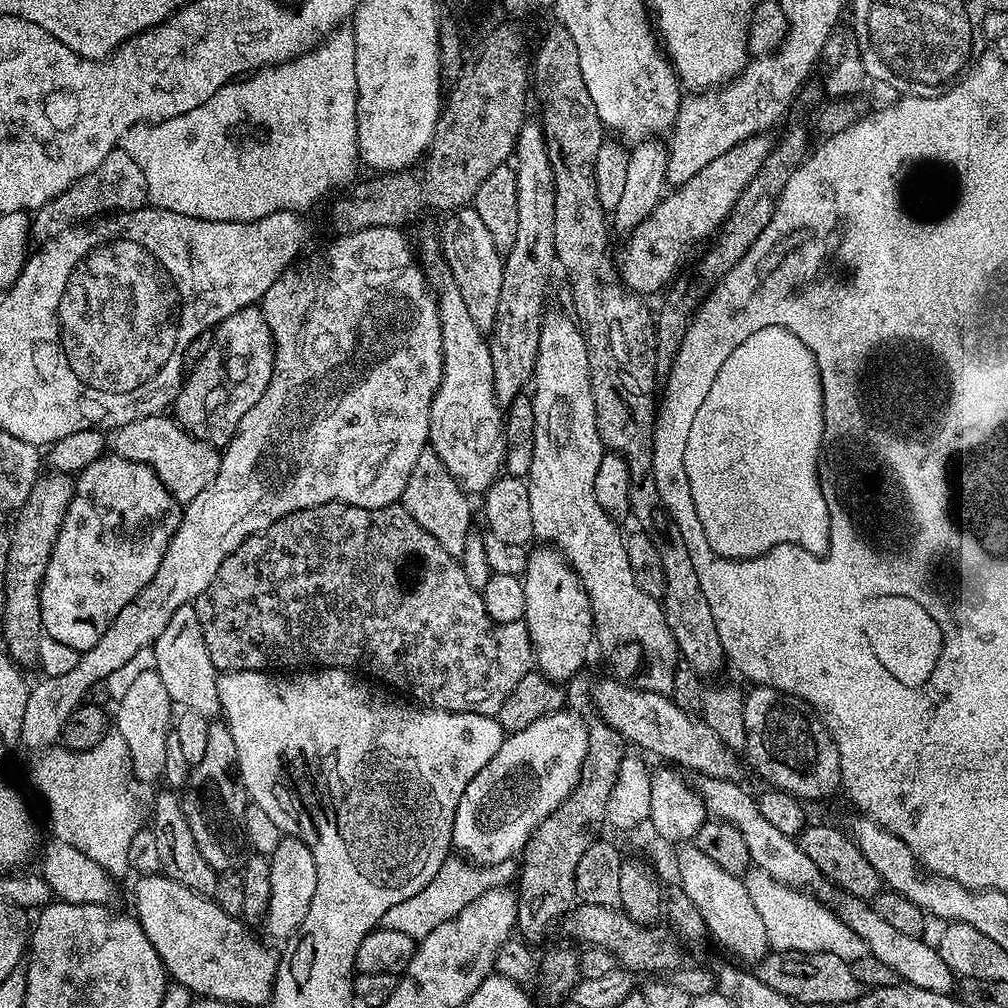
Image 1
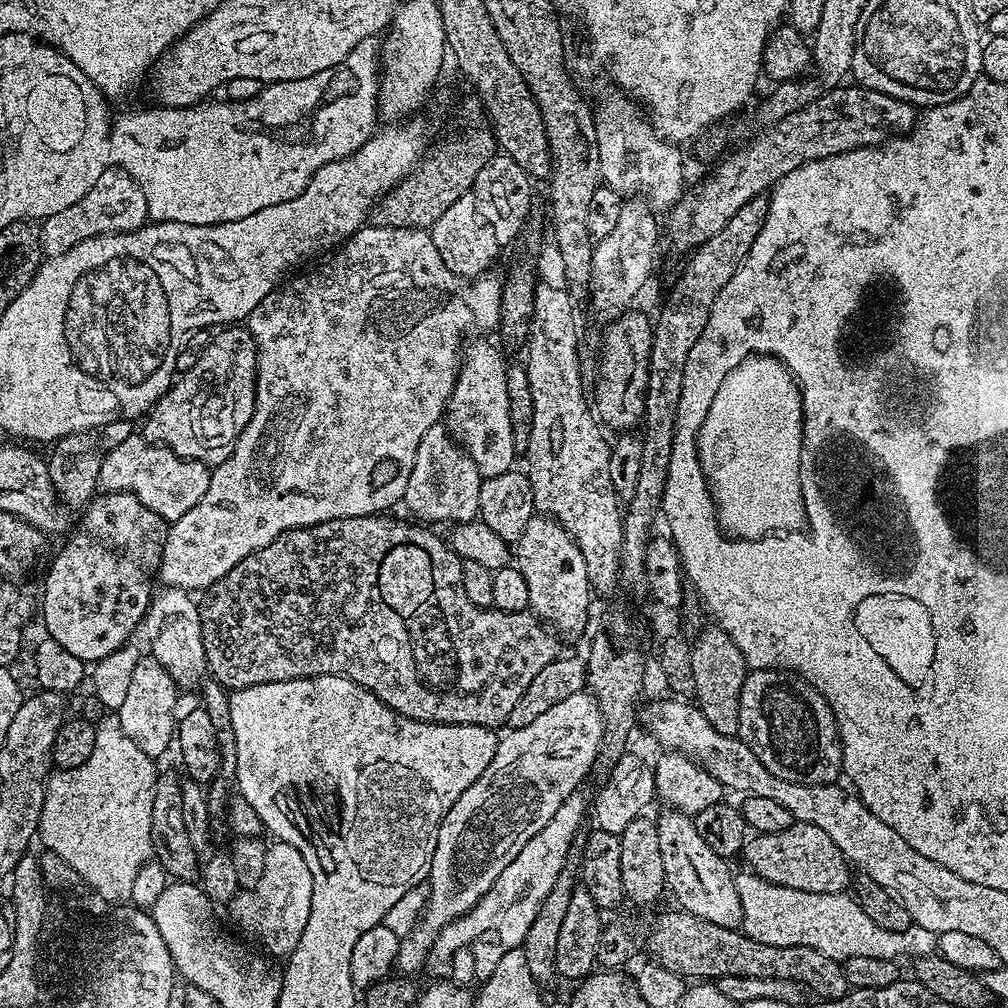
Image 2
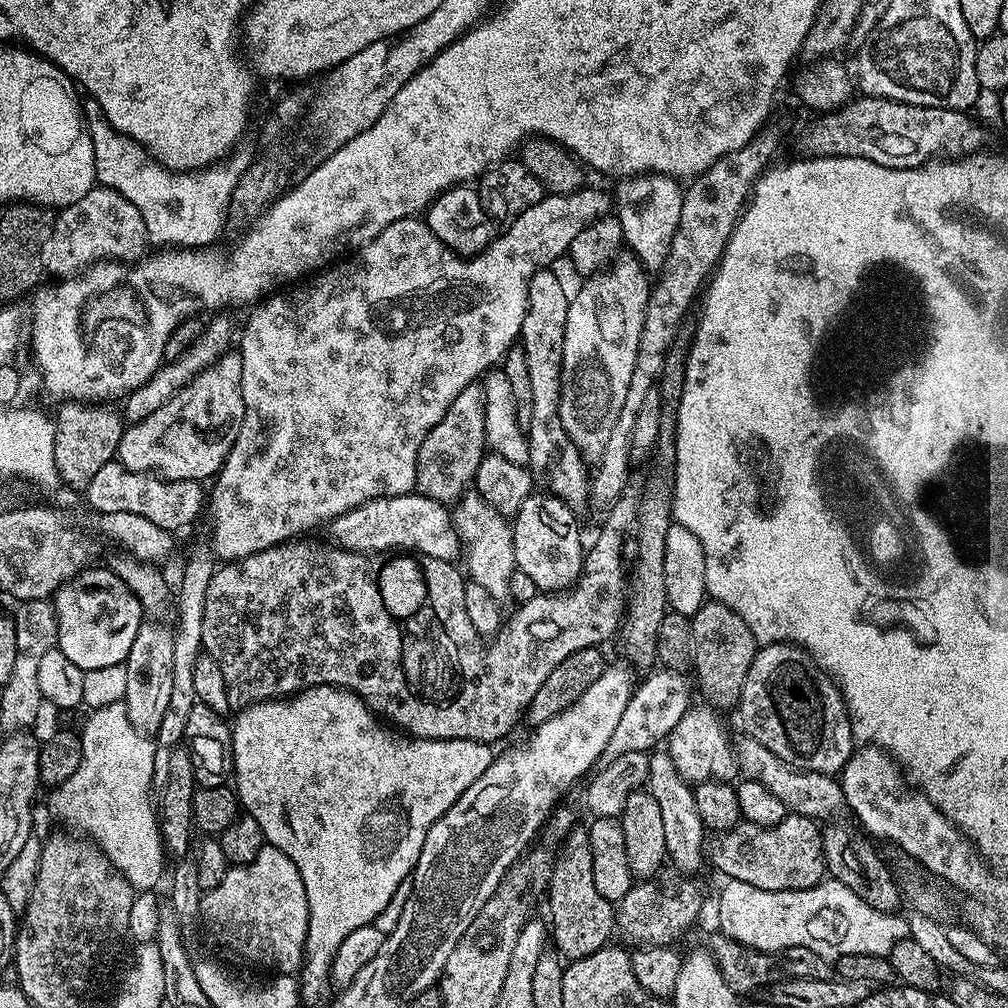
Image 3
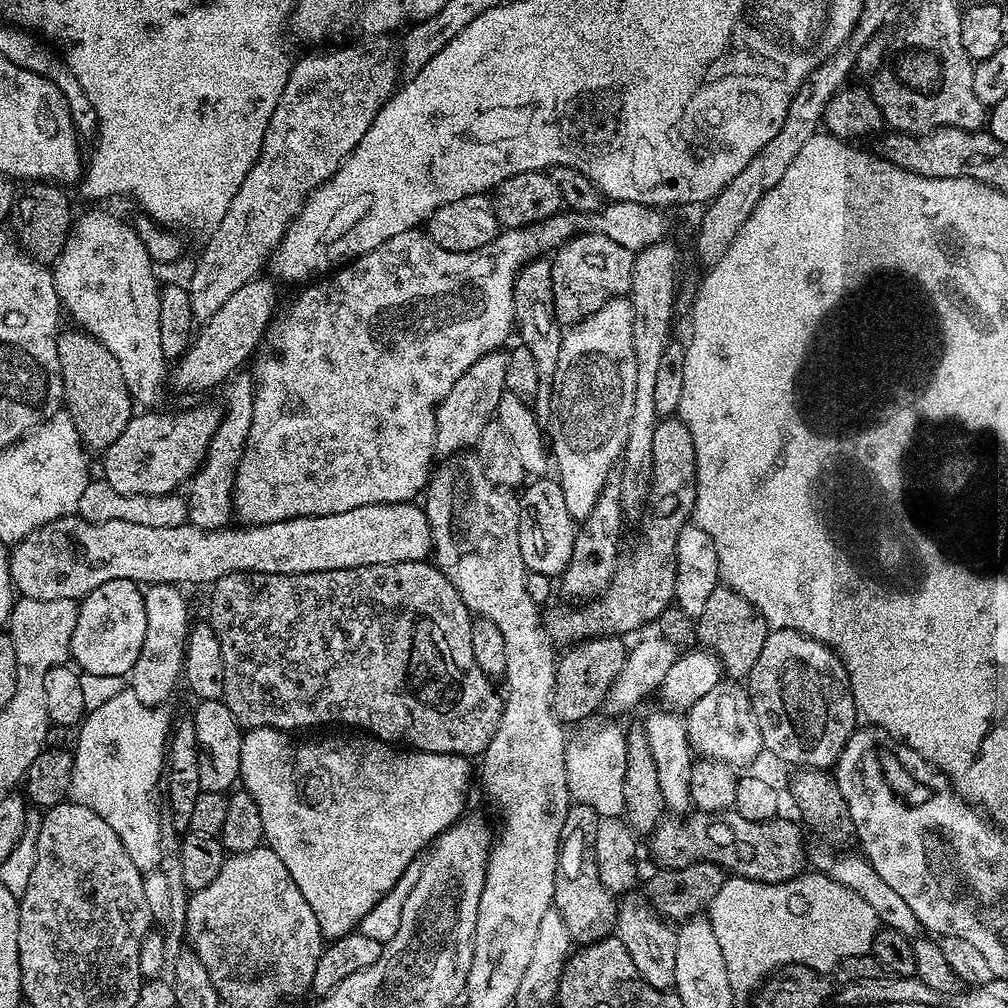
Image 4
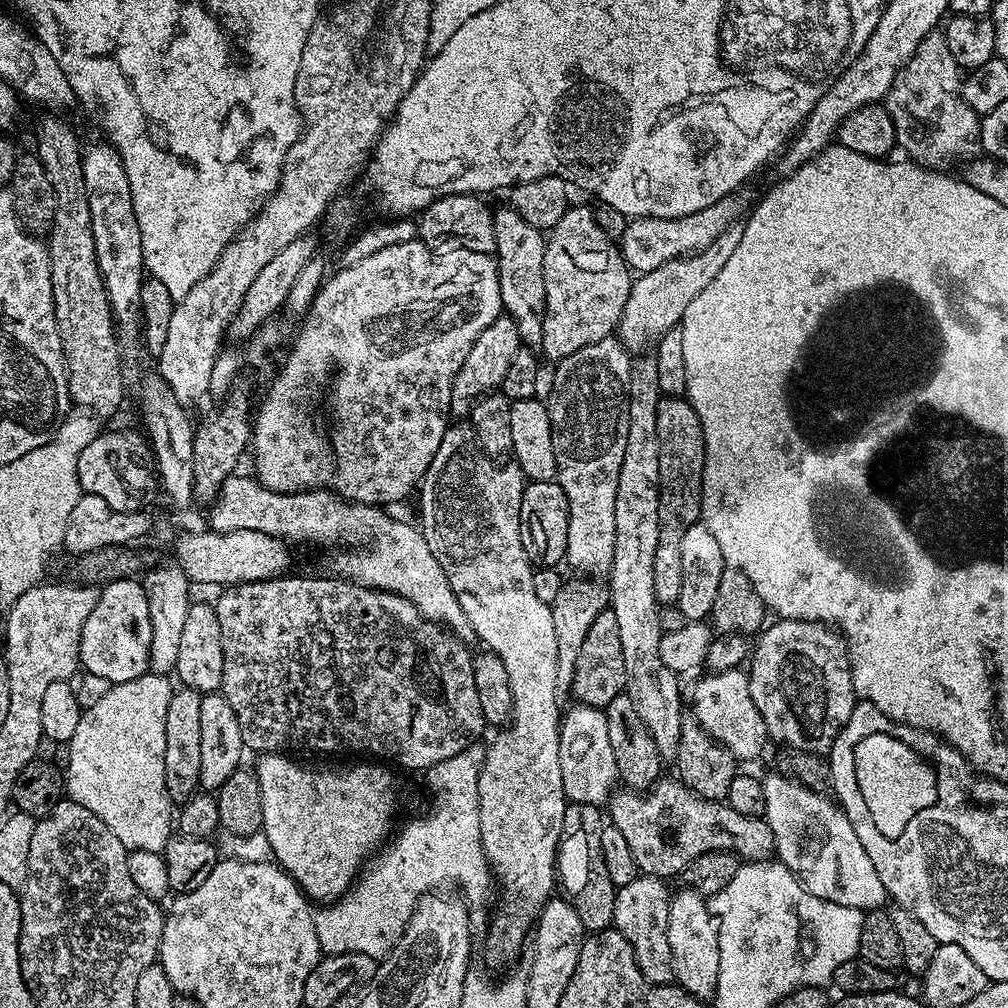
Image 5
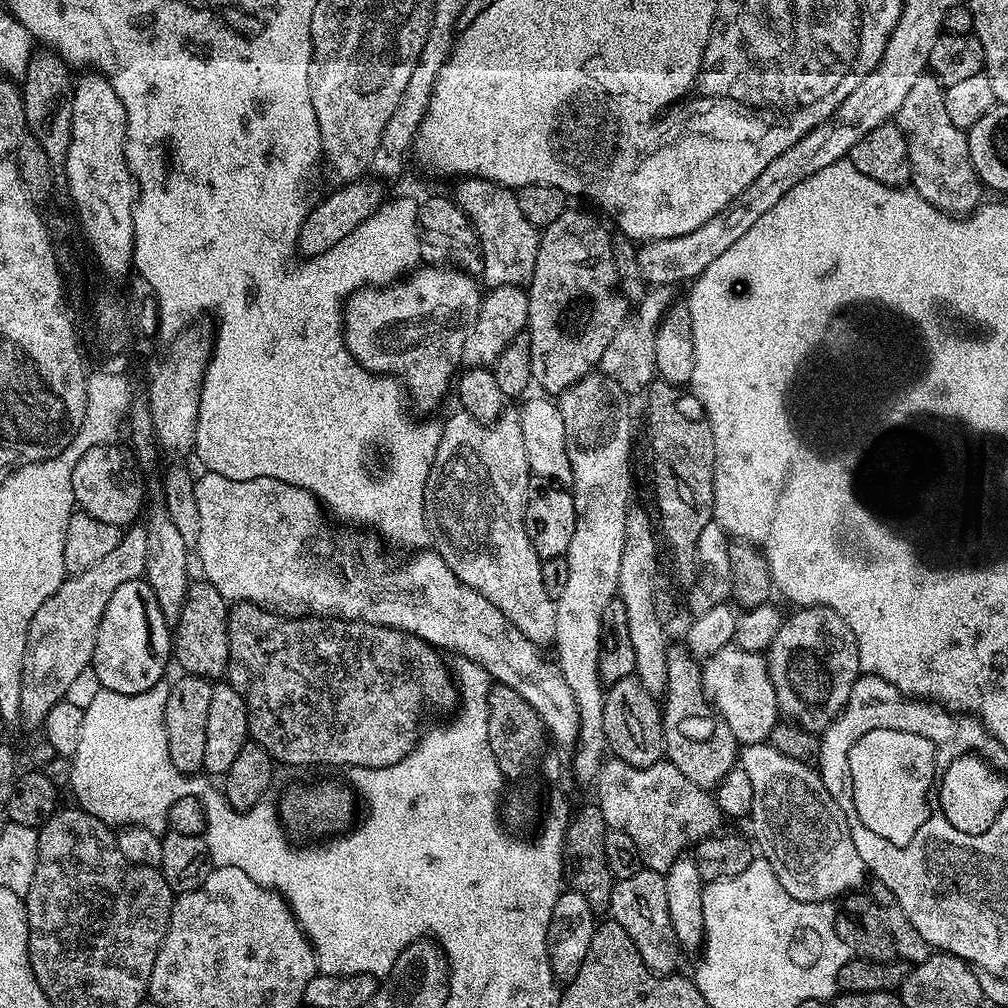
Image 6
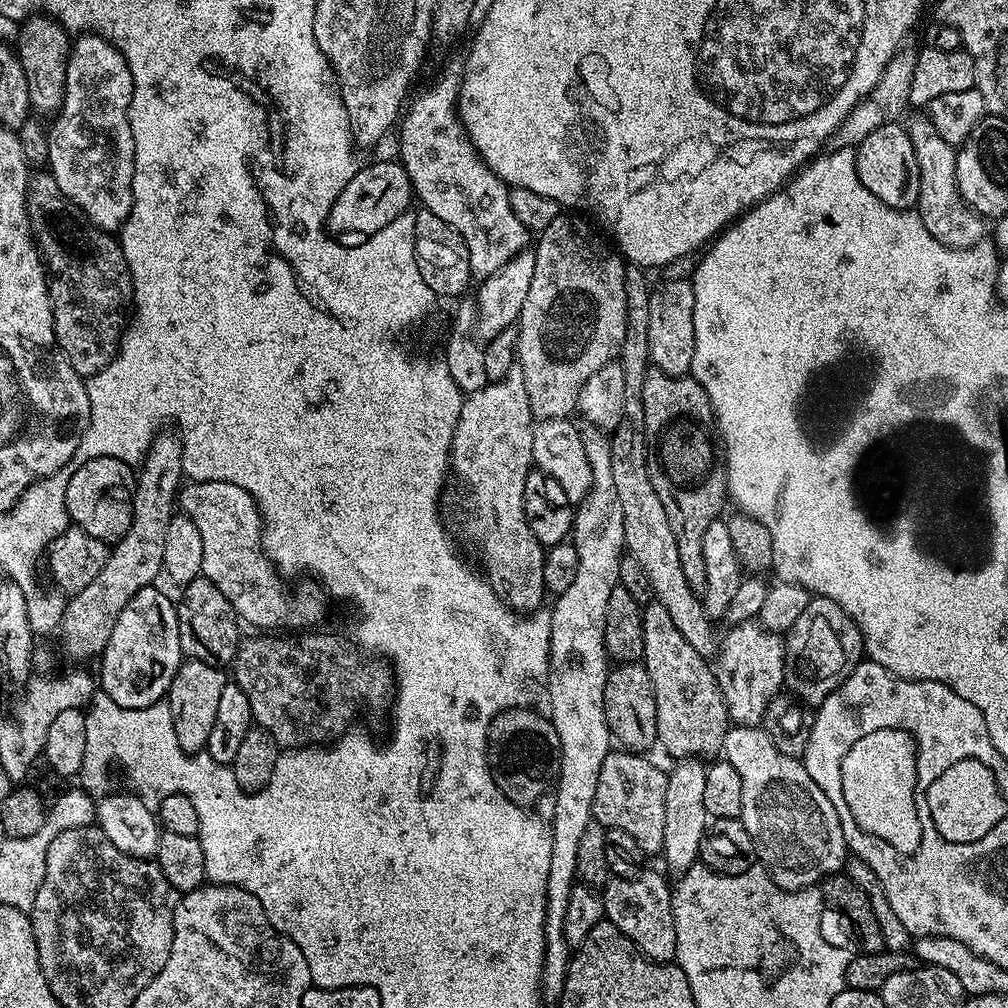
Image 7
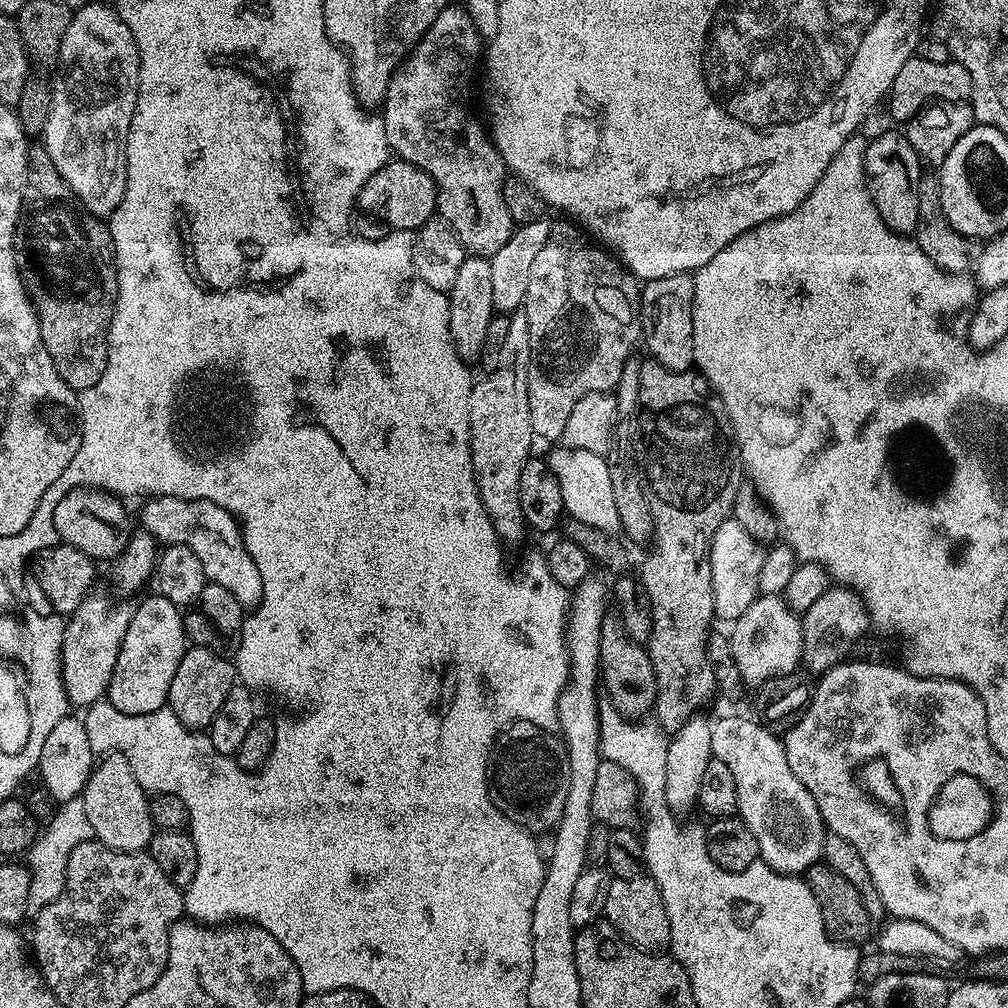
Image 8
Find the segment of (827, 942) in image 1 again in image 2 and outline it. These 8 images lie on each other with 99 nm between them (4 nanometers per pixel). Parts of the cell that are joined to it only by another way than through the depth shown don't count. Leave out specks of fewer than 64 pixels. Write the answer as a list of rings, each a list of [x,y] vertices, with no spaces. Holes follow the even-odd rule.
[[[751,874],[737,875],[736,889],[742,902],[743,932],[770,946],[810,944],[828,958],[844,963],[850,958],[858,958],[859,955],[886,959],[901,958],[904,955],[909,958],[927,956],[938,944],[937,933],[927,932],[914,923],[904,932],[887,932],[882,930],[882,926],[874,926],[870,918],[864,916],[855,899],[842,892],[794,892],[787,886],[763,883],[759,876]]]

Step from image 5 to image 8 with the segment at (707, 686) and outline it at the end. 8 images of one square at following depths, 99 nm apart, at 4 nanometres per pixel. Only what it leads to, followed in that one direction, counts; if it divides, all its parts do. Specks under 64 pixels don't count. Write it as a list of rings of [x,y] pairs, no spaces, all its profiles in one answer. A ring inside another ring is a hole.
[[[783,595],[756,597],[756,601],[731,625],[730,639],[740,679],[748,686],[759,686],[778,674],[790,674],[802,664],[804,625]]]

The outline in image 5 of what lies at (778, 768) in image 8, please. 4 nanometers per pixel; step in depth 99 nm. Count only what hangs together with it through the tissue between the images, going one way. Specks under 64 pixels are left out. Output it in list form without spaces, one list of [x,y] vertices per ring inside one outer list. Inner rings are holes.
[[[771,775],[762,780],[766,794],[762,819],[774,834],[775,859],[780,859],[777,861],[790,869],[803,891],[814,894],[817,900],[829,900],[840,908],[855,908],[864,914],[883,909],[890,900],[886,886],[882,886],[870,854],[858,842],[858,834],[854,834],[854,826],[839,803],[827,800],[823,791],[807,788],[799,780]]]

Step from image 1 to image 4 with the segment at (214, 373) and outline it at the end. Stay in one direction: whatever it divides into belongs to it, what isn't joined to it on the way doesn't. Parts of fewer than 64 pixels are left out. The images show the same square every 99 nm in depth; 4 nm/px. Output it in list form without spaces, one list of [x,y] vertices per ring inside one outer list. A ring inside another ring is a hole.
[[[204,404],[189,412],[160,411],[144,410],[141,416],[133,415],[126,430],[118,434],[118,442],[104,449],[102,476],[116,492],[127,496],[166,496],[175,493],[183,480],[183,484],[191,481],[203,463],[221,422],[221,409]]]

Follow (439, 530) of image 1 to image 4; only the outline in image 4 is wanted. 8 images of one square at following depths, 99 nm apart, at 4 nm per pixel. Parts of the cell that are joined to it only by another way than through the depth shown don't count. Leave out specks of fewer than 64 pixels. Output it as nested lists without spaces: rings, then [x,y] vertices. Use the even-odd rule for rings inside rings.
[[[497,350],[478,358],[454,386],[450,394],[436,409],[436,451],[442,457],[451,452],[460,452],[463,448],[471,449],[478,442],[482,430],[496,415],[496,407],[506,390],[506,362],[508,352]]]

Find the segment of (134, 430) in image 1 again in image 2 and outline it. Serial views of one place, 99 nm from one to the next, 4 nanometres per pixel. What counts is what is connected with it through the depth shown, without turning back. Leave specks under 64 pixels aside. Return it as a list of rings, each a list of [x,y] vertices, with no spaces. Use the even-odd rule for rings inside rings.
[[[133,434],[119,446],[107,449],[100,462],[99,487],[104,492],[132,492],[154,514],[166,522],[182,518],[186,510],[194,510],[210,486],[212,473],[209,465],[197,460],[187,460],[174,454],[162,444],[149,442],[143,435]]]

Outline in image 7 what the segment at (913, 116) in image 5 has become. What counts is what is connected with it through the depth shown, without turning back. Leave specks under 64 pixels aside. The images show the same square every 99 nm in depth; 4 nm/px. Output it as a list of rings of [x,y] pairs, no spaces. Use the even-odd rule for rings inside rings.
[[[920,114],[912,121],[907,121],[908,137],[914,146],[914,158],[918,158],[918,174],[920,175],[920,203],[918,211],[926,230],[938,241],[951,248],[973,248],[985,239],[985,217],[979,216],[965,204],[958,190],[956,181],[957,149],[946,142],[934,130],[927,115]]]

